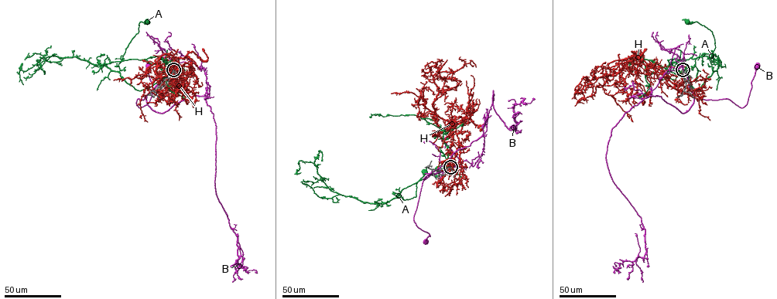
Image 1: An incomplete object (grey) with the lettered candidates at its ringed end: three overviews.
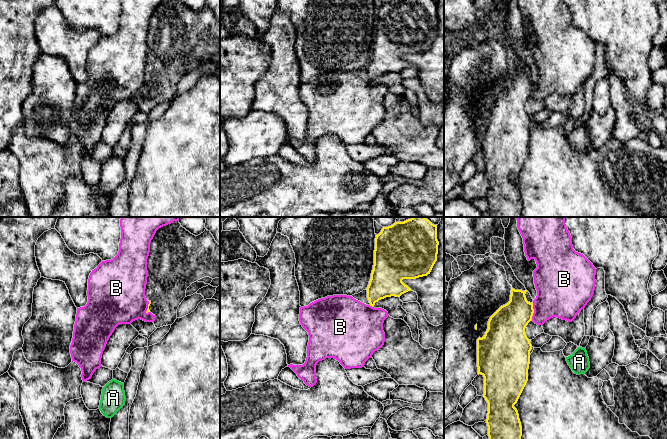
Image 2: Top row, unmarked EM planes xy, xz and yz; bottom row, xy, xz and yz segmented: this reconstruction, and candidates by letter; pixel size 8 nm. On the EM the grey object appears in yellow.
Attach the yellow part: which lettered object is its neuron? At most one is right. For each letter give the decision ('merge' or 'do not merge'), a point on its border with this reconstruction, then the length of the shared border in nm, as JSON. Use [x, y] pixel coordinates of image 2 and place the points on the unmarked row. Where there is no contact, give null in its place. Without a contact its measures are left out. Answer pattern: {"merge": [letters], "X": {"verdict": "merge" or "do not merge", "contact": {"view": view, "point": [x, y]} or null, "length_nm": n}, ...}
{"merge": [], "A": {"verdict": "do not merge", "contact": null}, "B": {"verdict": "do not merge", "contact": {"view": "yz", "point": [533, 88]}, "length_nm": 140}, "H": {"verdict": "do not merge", "contact": null}}

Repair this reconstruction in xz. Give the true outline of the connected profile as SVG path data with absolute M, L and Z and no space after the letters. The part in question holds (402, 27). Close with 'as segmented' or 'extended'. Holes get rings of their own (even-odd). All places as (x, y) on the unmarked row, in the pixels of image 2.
M393 0L383 3L381 8L375 14L374 41L371 49L371 55L367 63L367 74L370 82L386 73L400 73L402 70L411 67L405 61L403 55L416 55L430 50L438 30L437 1L434 0Z; as segmented

